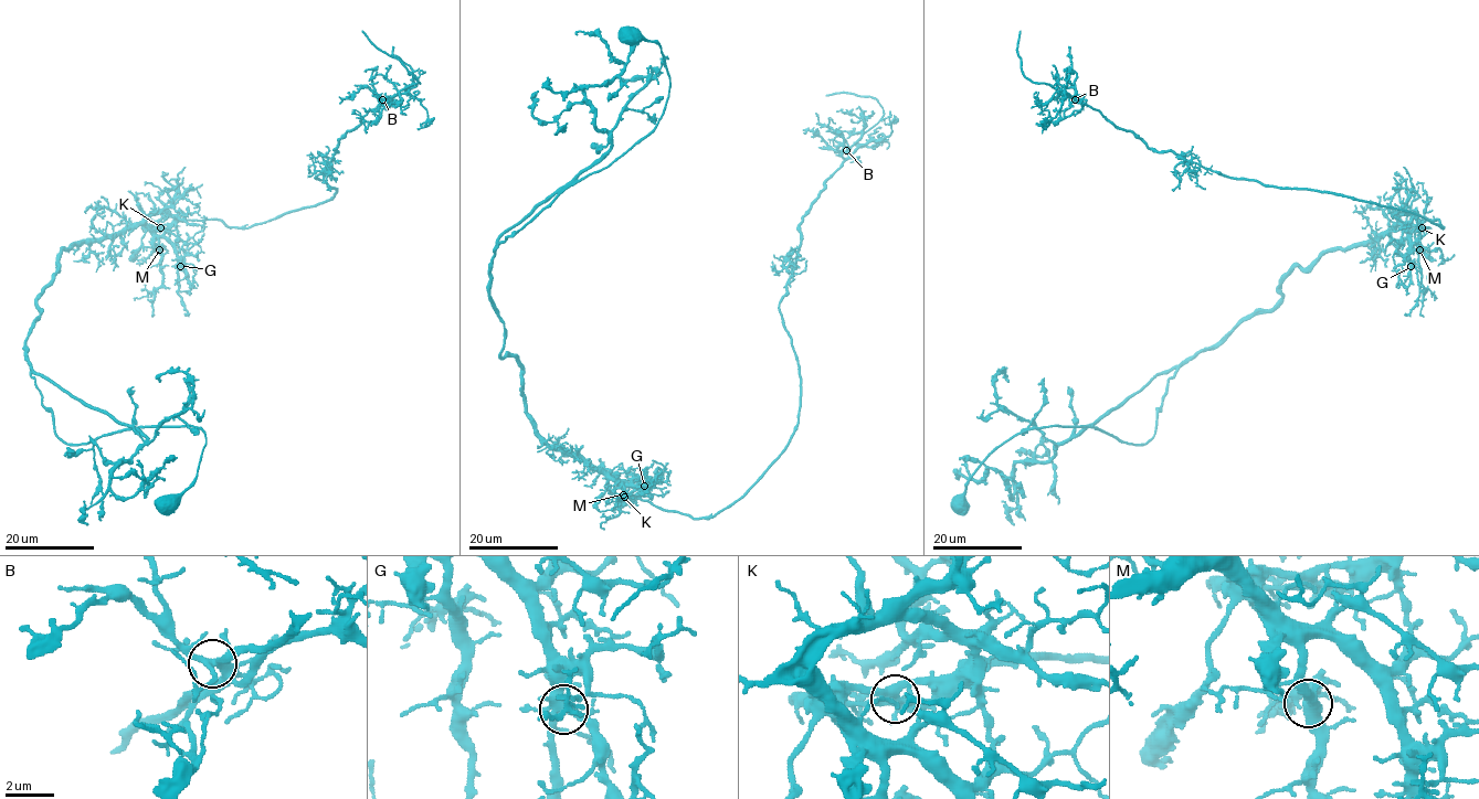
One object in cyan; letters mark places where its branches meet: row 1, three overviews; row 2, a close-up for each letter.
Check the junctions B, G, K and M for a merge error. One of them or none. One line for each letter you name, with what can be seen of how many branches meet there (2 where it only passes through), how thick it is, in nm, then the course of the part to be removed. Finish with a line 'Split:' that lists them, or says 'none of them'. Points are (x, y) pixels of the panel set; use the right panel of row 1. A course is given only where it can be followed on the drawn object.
K: 7 | 360 nm | (1423, 227), (1435, 220), (1443, 226), (1348, 196), (1227, 177), (1155, 151), (1081, 100), (1024, 75), (1020, 31)
Split: K

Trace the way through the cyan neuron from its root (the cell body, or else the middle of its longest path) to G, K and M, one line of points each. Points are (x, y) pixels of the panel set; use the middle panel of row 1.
G: (631, 33), (661, 48), (662, 118), (497, 245), (489, 301), (535, 429), (644, 486)
K: (631, 33), (661, 48), (662, 118), (507, 235), (489, 281), (500, 355), (523, 370), (535, 429), (624, 498)
M: (631, 33), (661, 48), (662, 118), (507, 235), (489, 281), (500, 355), (523, 370), (535, 429), (623, 494)

